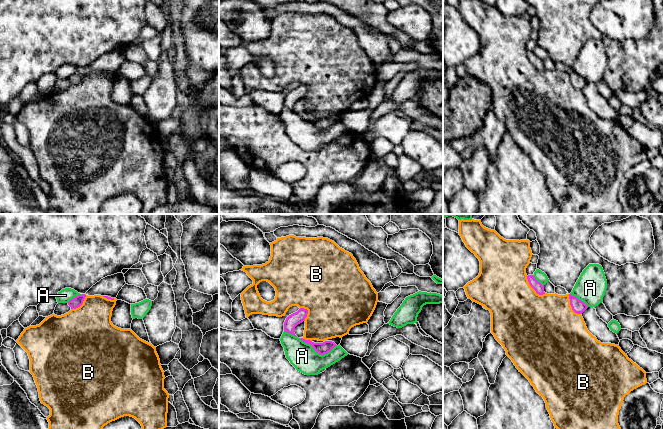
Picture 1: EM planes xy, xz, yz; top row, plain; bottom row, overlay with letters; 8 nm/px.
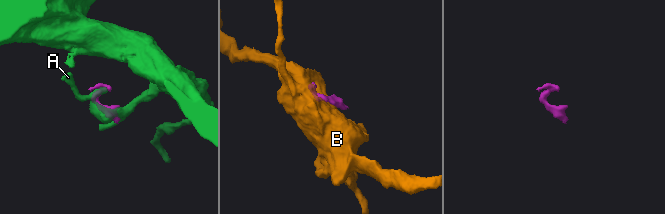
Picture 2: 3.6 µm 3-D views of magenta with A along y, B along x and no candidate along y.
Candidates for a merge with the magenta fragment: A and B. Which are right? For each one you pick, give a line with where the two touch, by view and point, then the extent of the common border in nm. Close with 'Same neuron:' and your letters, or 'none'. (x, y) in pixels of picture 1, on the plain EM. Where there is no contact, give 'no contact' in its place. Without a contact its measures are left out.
Same neuron: none

